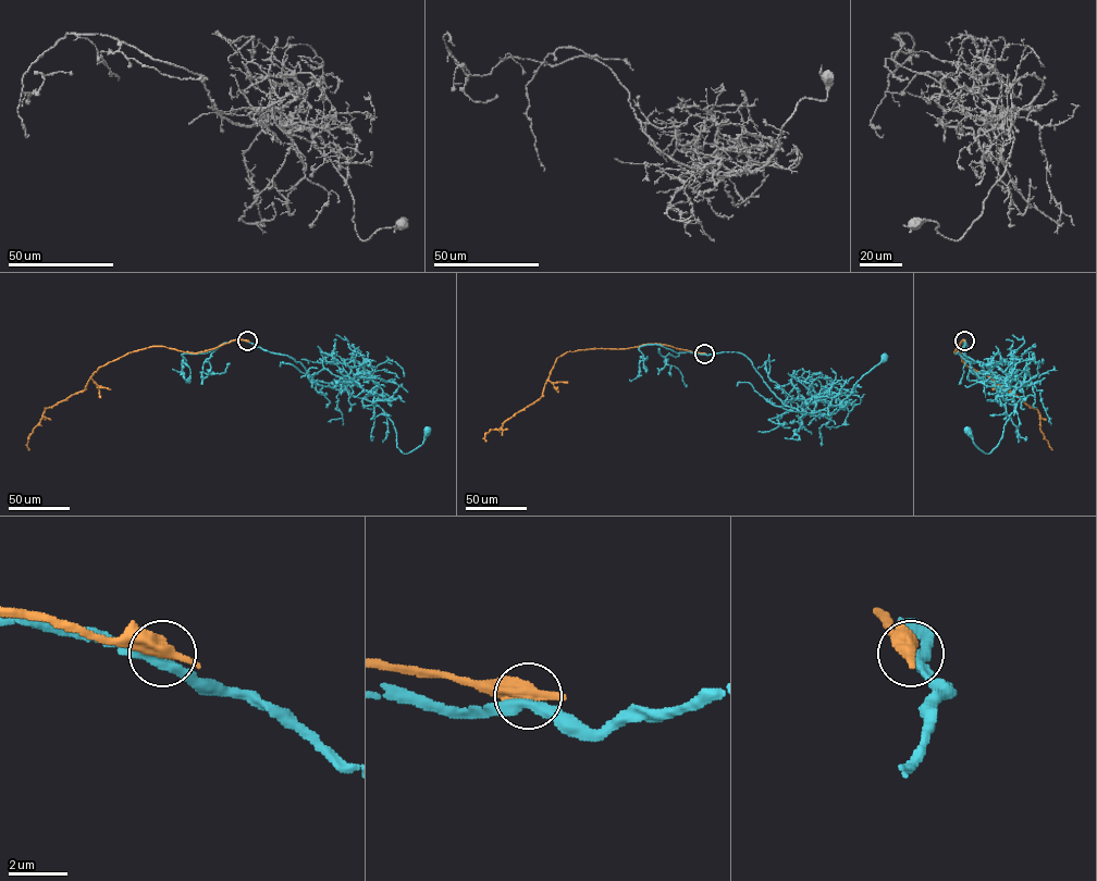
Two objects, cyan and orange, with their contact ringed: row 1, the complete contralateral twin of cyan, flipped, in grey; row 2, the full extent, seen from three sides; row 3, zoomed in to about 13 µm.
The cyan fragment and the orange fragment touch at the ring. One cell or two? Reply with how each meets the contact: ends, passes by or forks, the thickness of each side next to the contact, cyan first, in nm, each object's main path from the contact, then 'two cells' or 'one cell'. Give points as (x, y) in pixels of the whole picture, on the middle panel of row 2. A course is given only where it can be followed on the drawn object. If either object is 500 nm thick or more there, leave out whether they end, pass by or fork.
cyan passes by | orange passes by | 320/480 nm | cyan via (704, 354), (744, 355), (785, 405), (812, 412), (839, 404), (884, 356) | orange via (704, 354), (654, 343), (567, 351), (556, 359), (542, 396), (500, 429), (491, 429), (485, 442) | two cells

